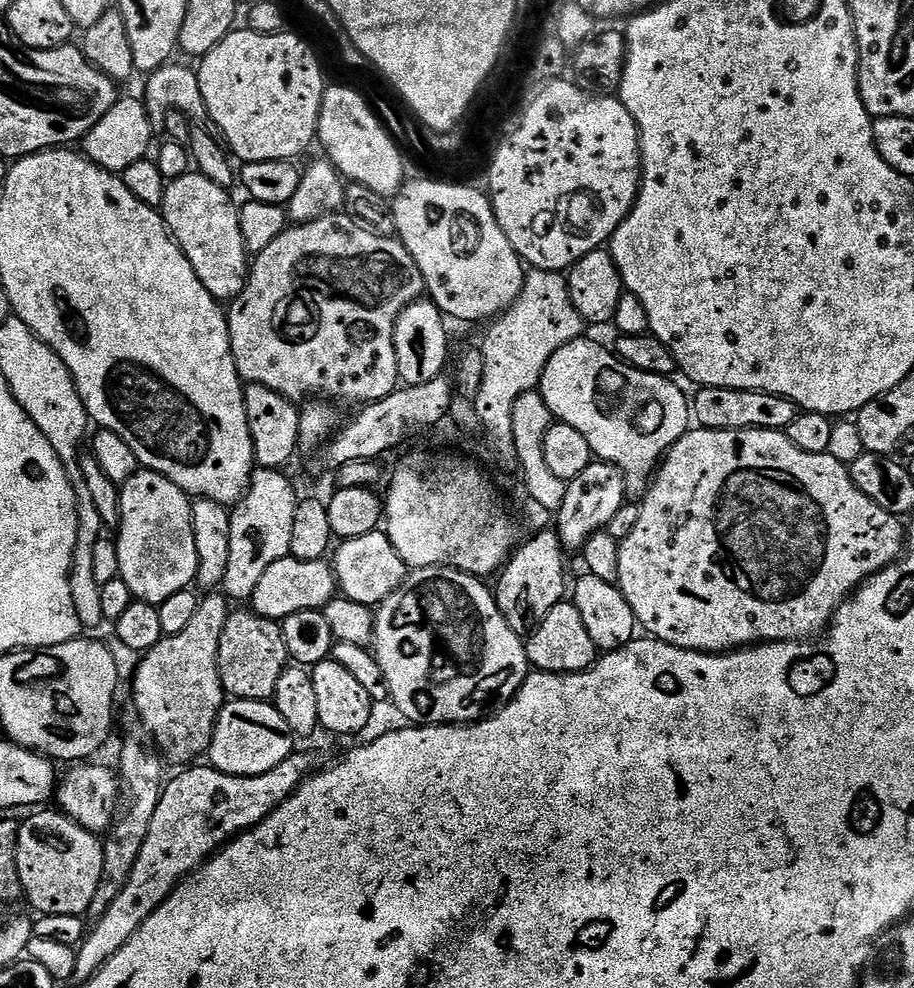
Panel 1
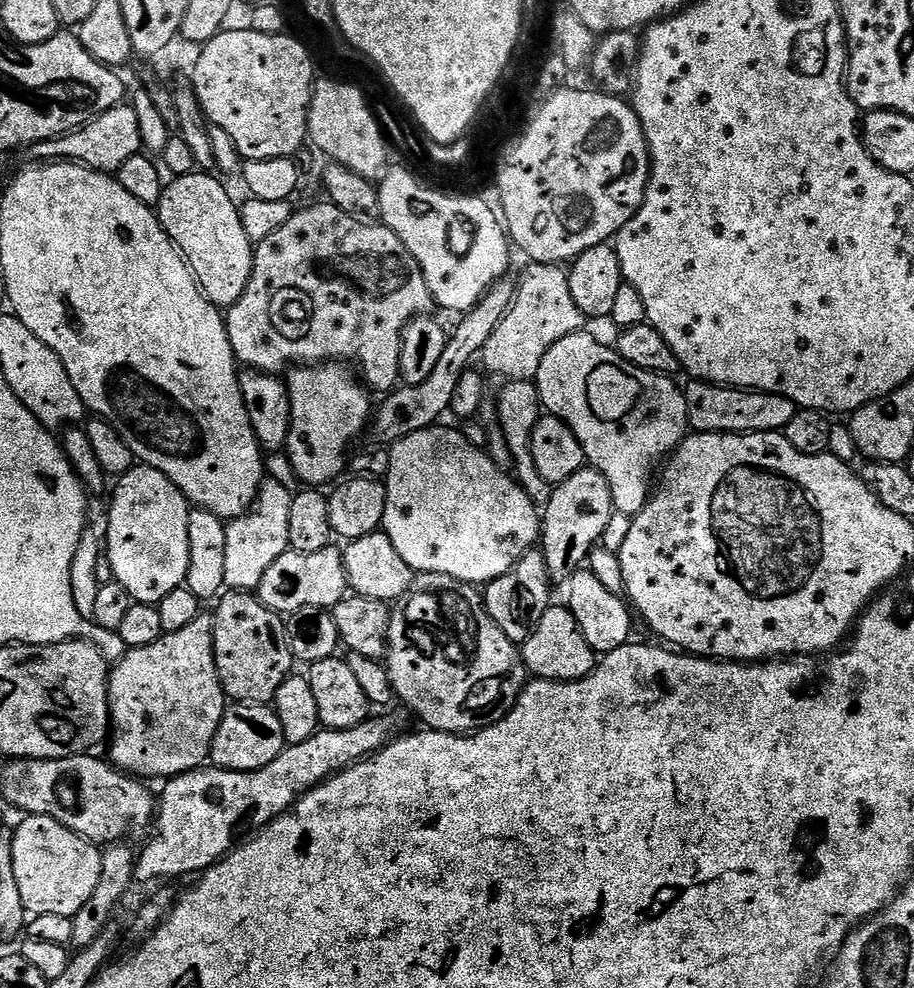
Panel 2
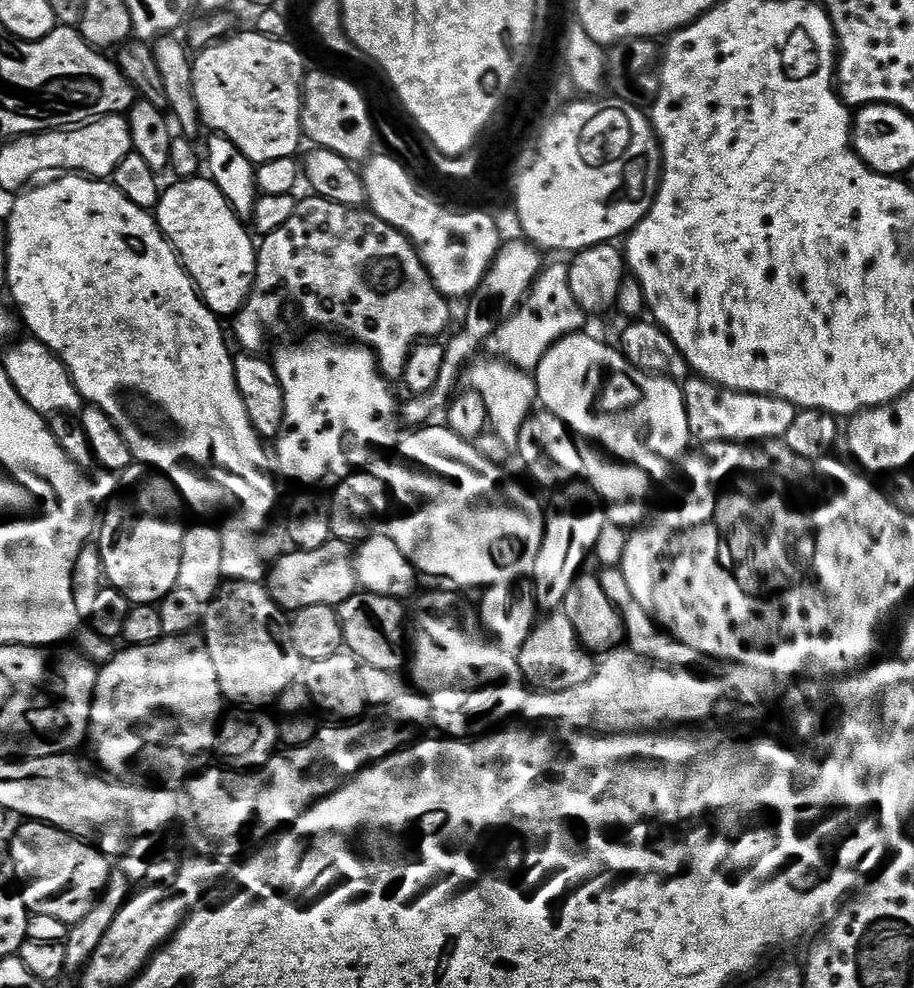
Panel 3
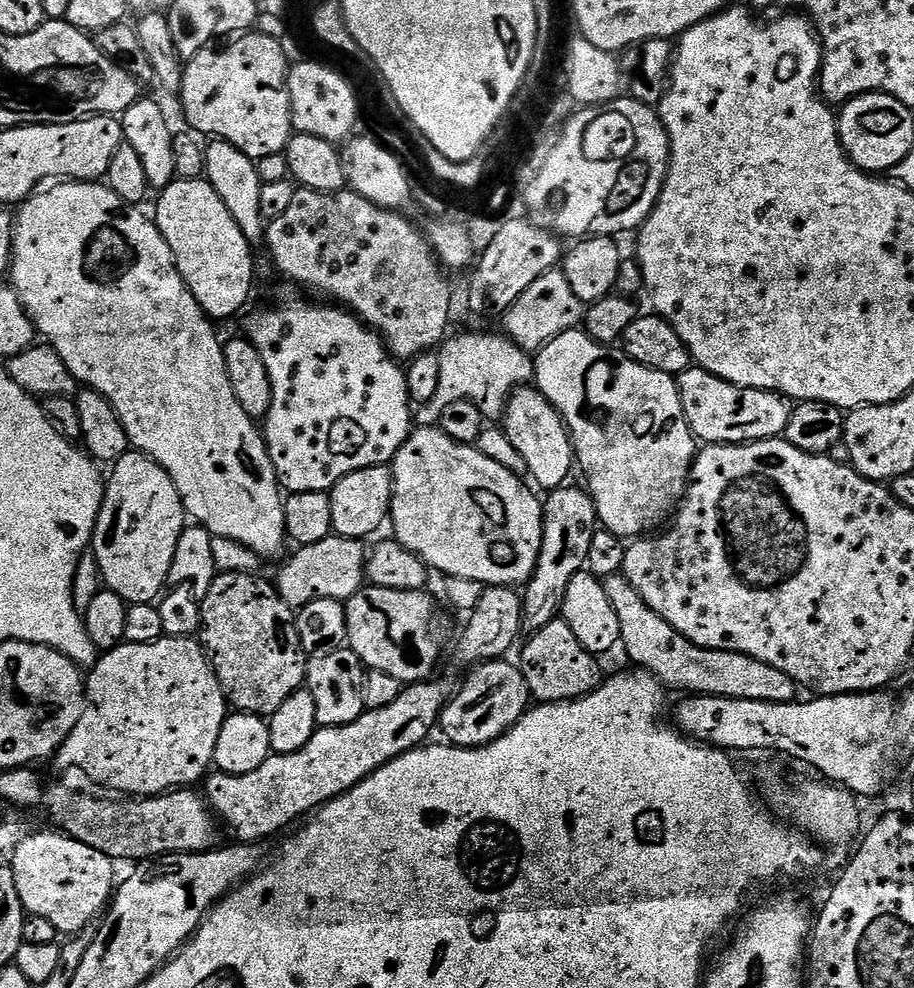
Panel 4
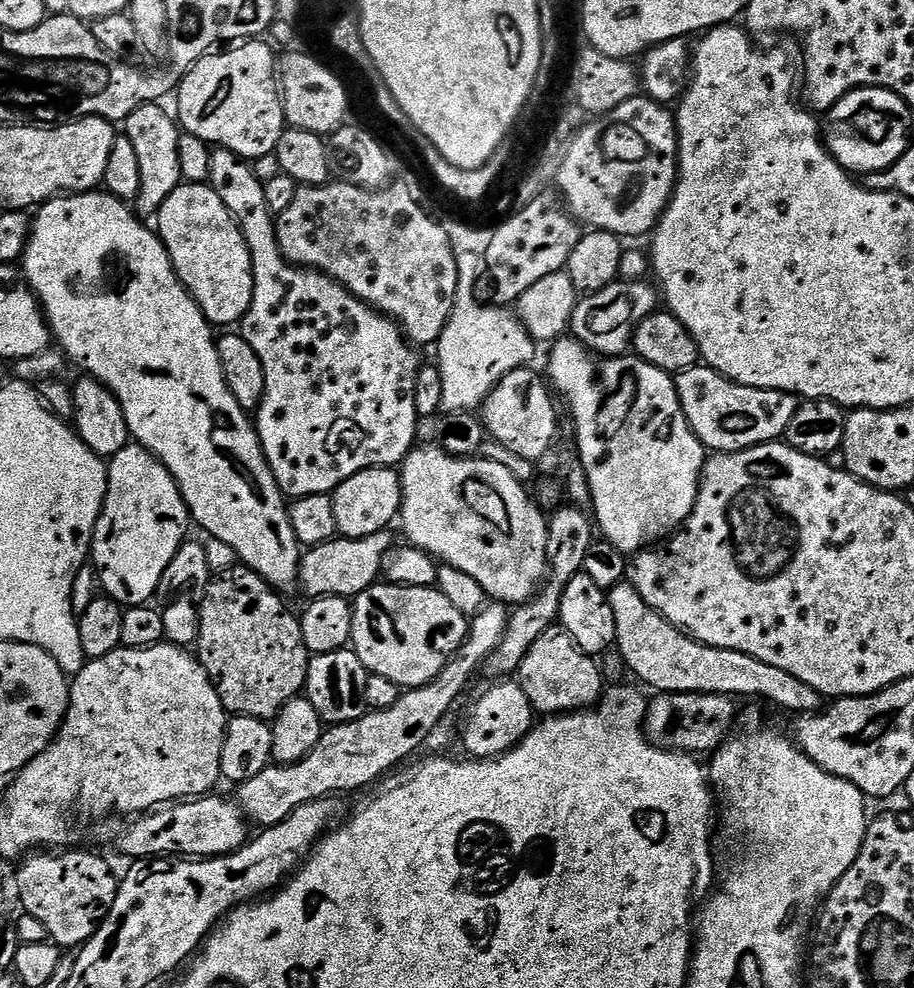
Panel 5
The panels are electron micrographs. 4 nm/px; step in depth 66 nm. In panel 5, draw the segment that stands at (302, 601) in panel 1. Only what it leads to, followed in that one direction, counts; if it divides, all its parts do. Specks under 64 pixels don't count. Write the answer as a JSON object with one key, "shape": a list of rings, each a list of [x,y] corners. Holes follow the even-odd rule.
{"shape":[[[388,530],[375,532],[357,540],[337,538],[328,540],[325,544],[309,547],[300,561],[299,587],[301,589],[304,587],[308,598],[317,596],[354,598],[381,579],[384,555],[394,547],[390,533]]]}

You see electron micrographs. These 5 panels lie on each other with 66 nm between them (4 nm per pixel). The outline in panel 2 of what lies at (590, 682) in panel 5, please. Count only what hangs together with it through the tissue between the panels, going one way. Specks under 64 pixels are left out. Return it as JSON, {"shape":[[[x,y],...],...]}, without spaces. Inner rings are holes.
{"shape":[[[550,606],[542,614],[538,626],[522,645],[524,666],[529,677],[554,682],[572,682],[586,678],[596,668],[598,653],[582,638],[582,630],[567,606]]]}

